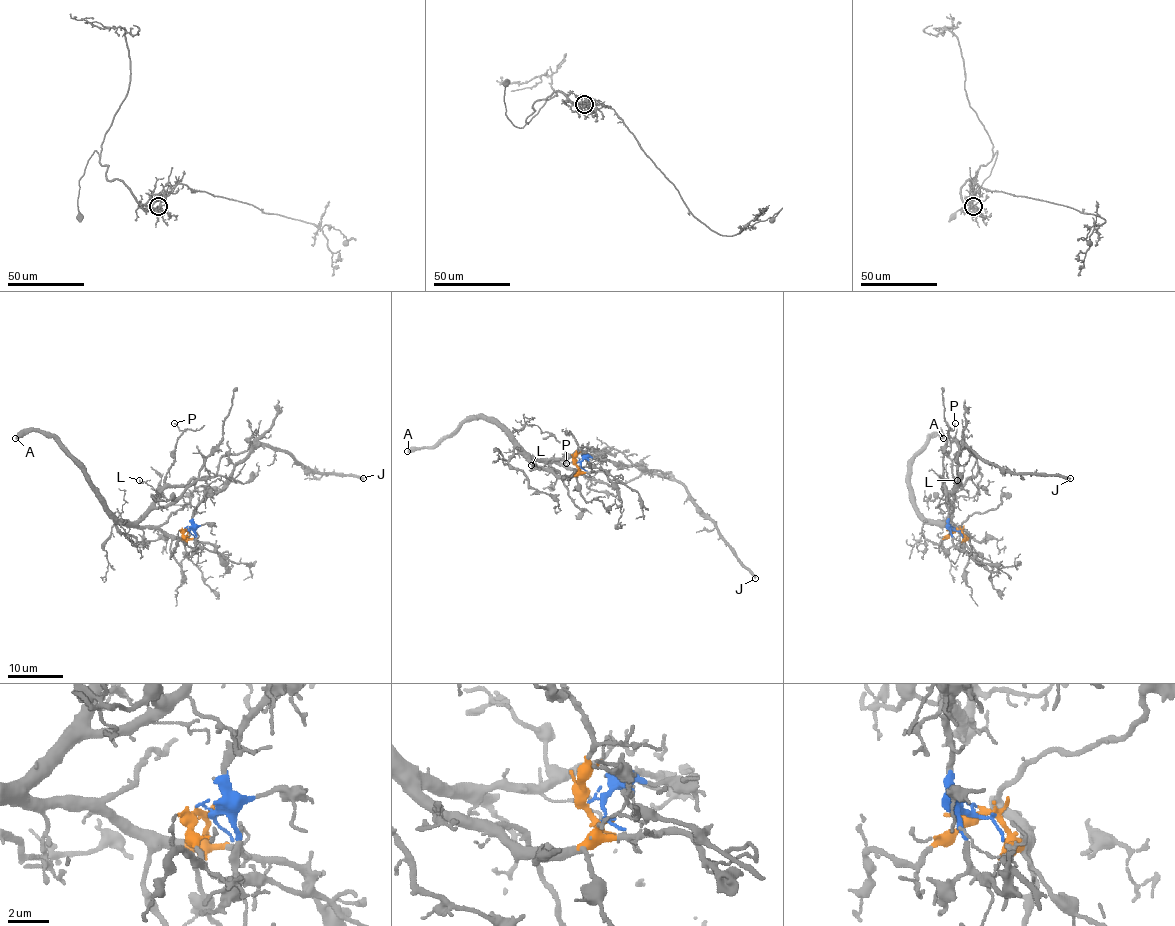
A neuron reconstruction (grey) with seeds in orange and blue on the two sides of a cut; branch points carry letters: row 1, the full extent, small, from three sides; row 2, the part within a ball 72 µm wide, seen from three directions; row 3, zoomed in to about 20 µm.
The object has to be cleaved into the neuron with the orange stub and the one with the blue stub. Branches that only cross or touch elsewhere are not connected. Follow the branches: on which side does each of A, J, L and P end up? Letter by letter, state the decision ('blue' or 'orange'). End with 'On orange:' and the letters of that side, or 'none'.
A: orange
J: blue
L: orange
P: orange
On orange: A, L, P

